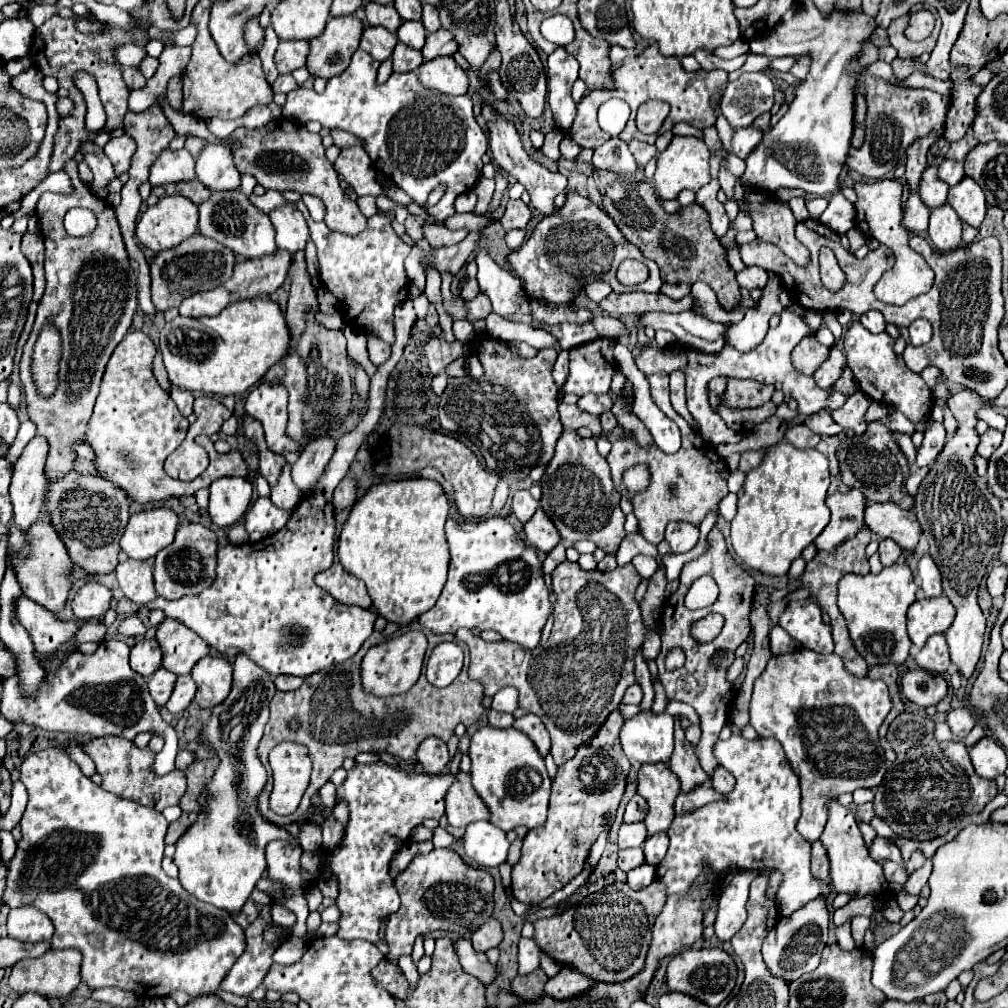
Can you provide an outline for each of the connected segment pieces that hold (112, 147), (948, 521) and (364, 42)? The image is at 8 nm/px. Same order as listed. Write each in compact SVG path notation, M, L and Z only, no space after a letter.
M126 134L120 136L120 138L112 138L112 140L104 146L104 154L110 158L116 176L128 172L130 160L132 160L134 152L136 152L136 142L134 142L130 136L126 136Z
M972 390L952 394L948 408L958 420L958 432L948 436L944 450L922 480L914 504L914 512L930 544L930 556L942 570L944 594L956 608L956 618L946 632L946 640L950 646L950 660L964 678L970 678L976 670L986 632L986 618L976 600L978 586L992 554L996 552L996 538L1002 538L1004 534L1000 500L990 492L988 484L976 474L972 464L972 456L980 440L974 430L976 410L982 406L980 396Z
M368 26L362 34L362 40L360 40L360 48L364 52L368 52L374 60L378 62L384 62L390 58L394 46L396 46L398 38L396 34L384 30L382 26Z

